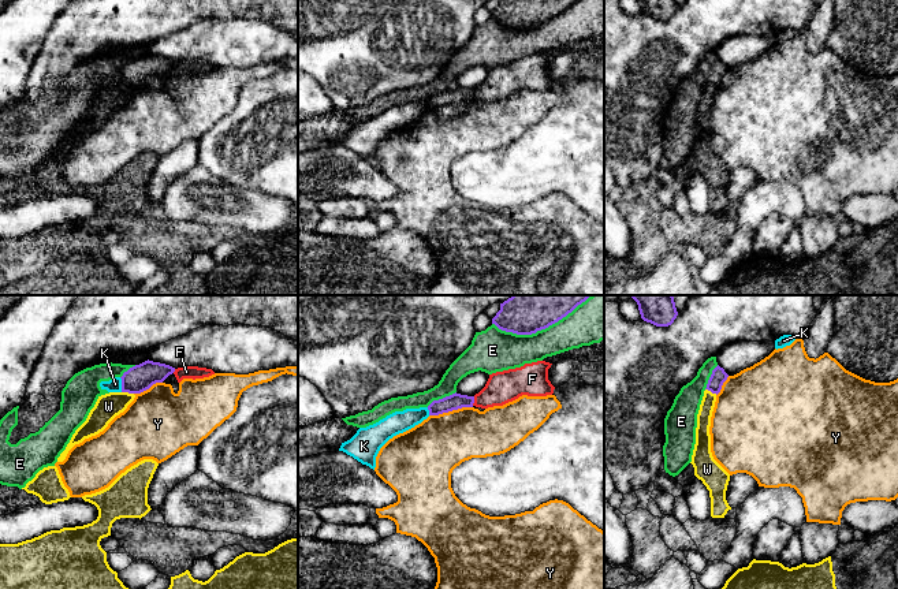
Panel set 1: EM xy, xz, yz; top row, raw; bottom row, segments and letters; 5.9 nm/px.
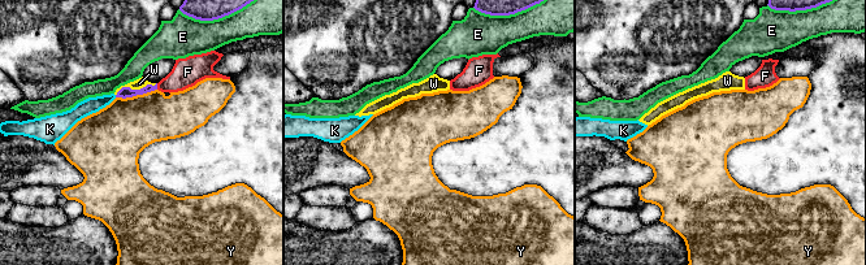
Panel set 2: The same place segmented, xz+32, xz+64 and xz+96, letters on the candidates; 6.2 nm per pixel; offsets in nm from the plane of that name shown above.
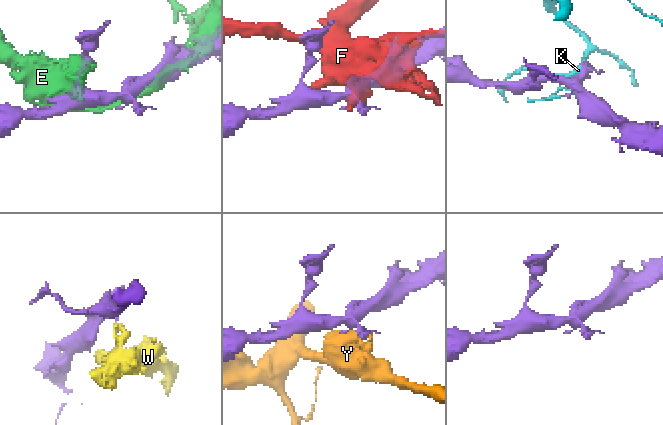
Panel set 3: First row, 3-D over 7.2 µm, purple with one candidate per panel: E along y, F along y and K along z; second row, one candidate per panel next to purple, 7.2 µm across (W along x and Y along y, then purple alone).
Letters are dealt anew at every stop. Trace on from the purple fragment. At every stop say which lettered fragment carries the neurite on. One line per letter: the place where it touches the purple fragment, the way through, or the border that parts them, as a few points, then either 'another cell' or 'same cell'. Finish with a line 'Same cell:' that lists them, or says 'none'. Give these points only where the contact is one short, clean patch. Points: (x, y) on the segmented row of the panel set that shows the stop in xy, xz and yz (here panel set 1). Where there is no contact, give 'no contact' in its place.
E: xz (541, 328) | another cell
F: xz (473, 401) | another cell
K: xy (122, 384) | along xy (119, 377), (122, 391) | another cell
W: xy (127, 391) | along xy (122, 391), (133, 394) | another cell
Y: xz (450, 410) | another cell
Same cell: none

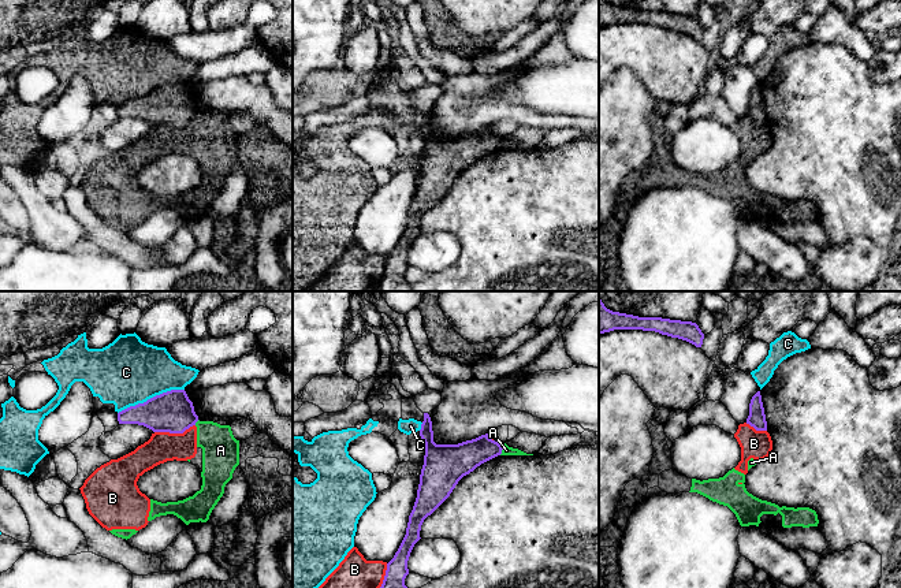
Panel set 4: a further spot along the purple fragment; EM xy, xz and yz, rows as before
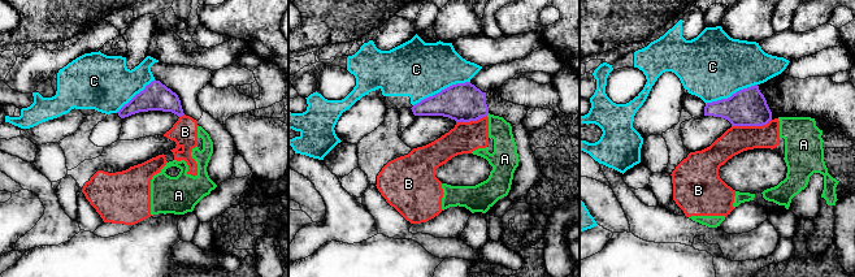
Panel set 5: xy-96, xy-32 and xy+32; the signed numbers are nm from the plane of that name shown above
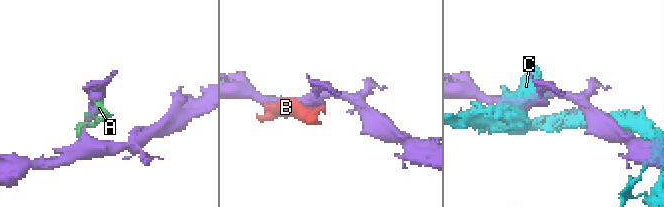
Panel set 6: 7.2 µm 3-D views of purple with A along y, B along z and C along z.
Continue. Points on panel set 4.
A: xz (502, 449) | along xz (502, 445), (499, 454) | another cell
B: xy (174, 432) | another cell
C: xy (151, 398) | another cell
Same cell: none

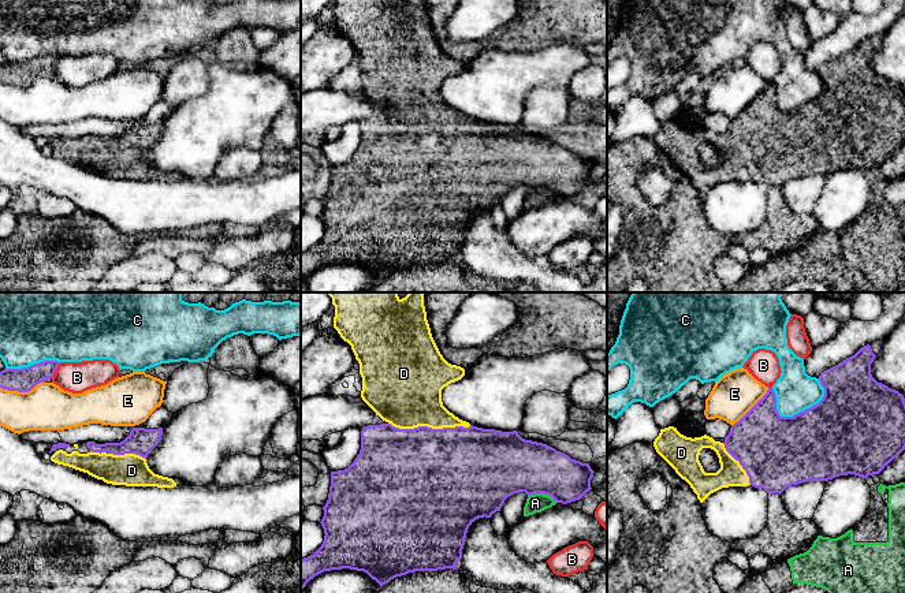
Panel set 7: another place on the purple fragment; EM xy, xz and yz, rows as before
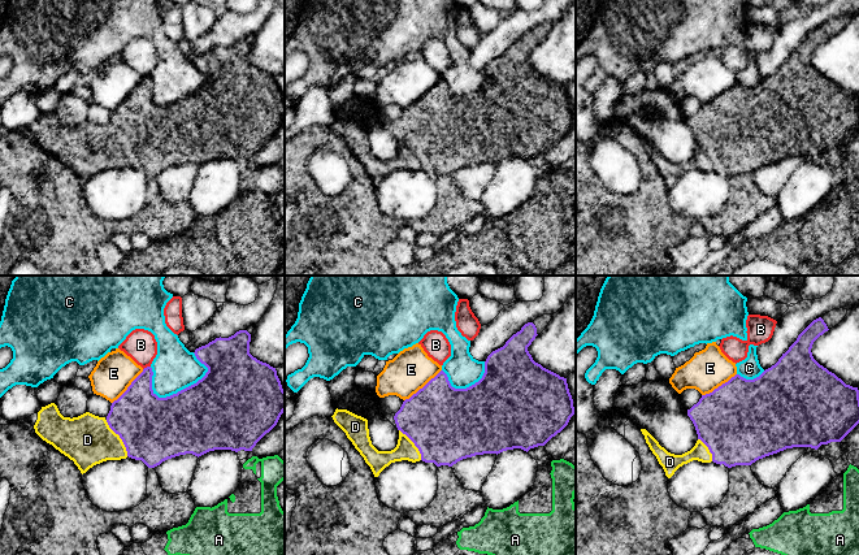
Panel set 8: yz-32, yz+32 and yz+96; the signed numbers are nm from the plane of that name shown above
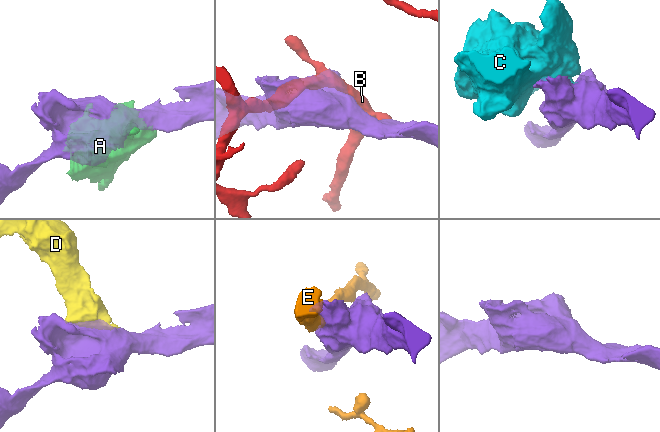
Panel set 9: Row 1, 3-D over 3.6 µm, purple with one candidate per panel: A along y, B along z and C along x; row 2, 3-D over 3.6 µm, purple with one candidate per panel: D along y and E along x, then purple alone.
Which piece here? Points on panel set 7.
A: xz (543, 492) | another cell
B: xy (55, 370) | another cell
C: yz (809, 407) | another cell
D: xz (429, 428) | same cell
E: xy (22, 391) | another cell
Same cell: D

